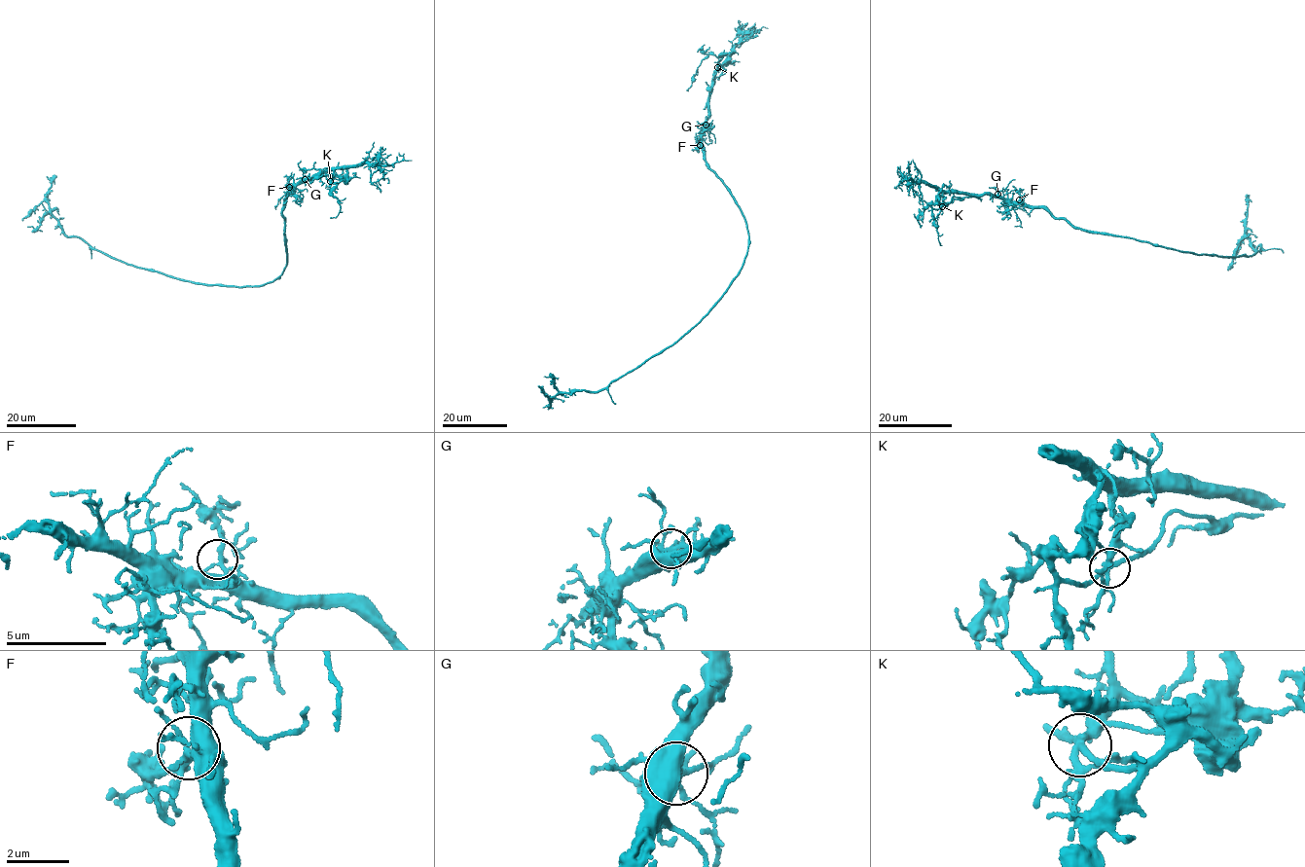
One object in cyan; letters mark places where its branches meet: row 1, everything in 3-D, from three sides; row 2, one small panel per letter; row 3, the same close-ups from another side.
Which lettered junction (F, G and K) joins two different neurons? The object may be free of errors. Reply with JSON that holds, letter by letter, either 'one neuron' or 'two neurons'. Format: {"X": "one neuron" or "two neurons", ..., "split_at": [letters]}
{"F": "one neuron", "G": "one neuron", "K": "two neurons", "split_at": ["K"]}

